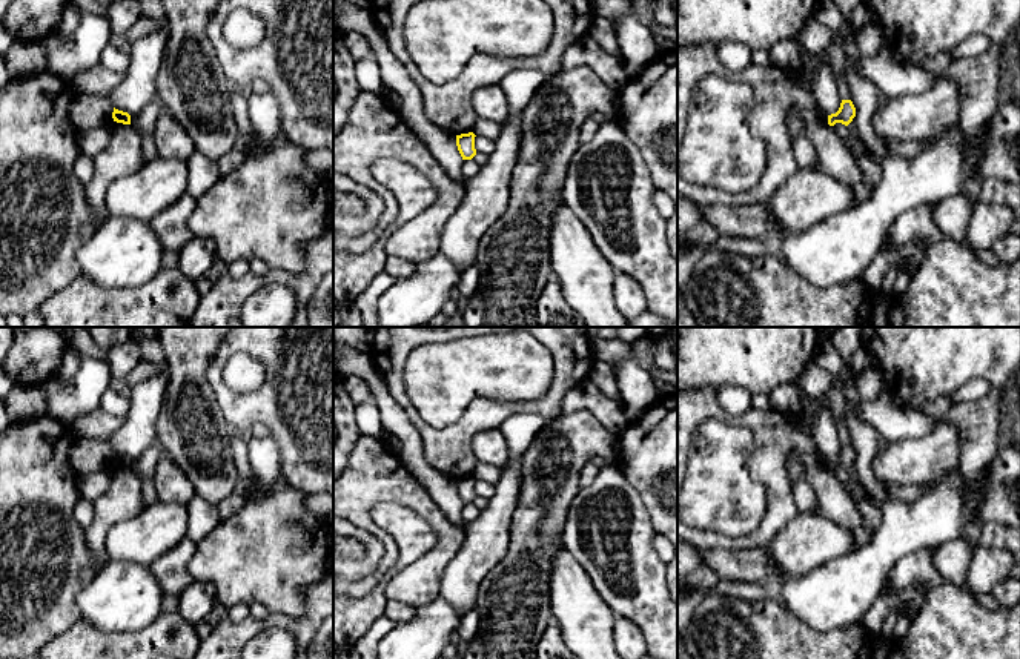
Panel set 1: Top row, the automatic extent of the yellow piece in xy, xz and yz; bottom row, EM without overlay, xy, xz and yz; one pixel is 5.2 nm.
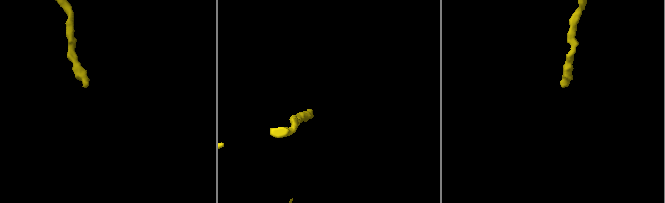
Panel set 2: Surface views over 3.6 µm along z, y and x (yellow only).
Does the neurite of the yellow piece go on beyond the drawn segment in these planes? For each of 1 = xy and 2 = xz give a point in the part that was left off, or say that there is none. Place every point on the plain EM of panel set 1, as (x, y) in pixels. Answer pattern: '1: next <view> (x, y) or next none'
1: next none
2: next none

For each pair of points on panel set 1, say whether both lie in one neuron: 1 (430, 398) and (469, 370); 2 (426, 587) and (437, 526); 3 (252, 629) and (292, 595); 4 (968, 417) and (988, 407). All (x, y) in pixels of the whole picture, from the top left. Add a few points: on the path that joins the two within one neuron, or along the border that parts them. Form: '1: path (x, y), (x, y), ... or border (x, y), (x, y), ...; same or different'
1: path (440, 395), (460, 377); same
2: path (427, 572), (441, 556), (443, 541); same
3: border (303, 592), (303, 612), (298, 616), (271, 613); different
4: path (973, 417), (979, 417), (983, 412); same

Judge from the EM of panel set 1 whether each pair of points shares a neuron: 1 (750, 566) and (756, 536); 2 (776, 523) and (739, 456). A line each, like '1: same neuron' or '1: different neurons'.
1: different neurons
2: different neurons

